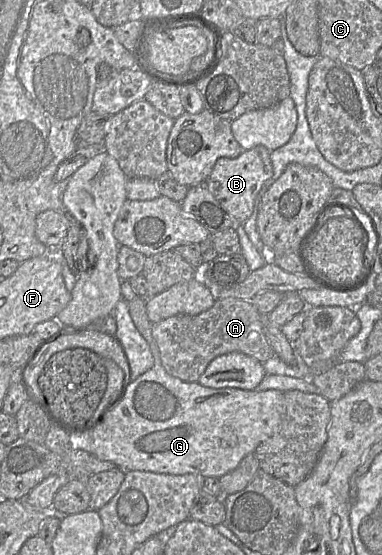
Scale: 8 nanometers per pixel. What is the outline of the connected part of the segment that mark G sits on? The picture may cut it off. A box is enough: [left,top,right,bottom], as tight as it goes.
[70,296,284,478]

